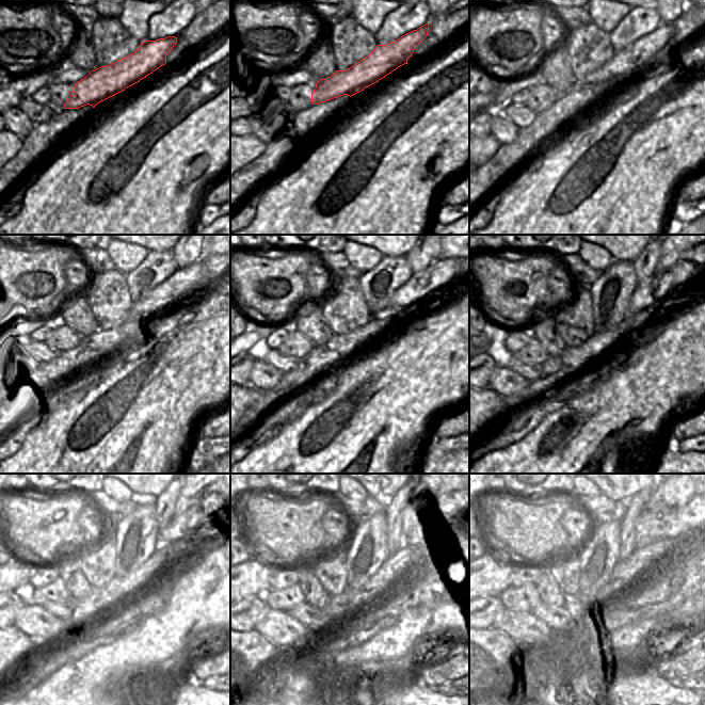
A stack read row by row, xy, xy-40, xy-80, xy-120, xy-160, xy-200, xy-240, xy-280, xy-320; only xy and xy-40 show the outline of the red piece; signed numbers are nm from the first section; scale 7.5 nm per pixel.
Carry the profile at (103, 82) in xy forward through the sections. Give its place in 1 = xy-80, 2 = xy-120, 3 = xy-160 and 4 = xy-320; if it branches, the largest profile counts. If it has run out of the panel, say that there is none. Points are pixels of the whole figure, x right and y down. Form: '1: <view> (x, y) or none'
1: xy-80 (622, 65)
2: xy-120 (183, 282)
3: xy-160 (442, 273)
4: xy-320 (686, 519)

